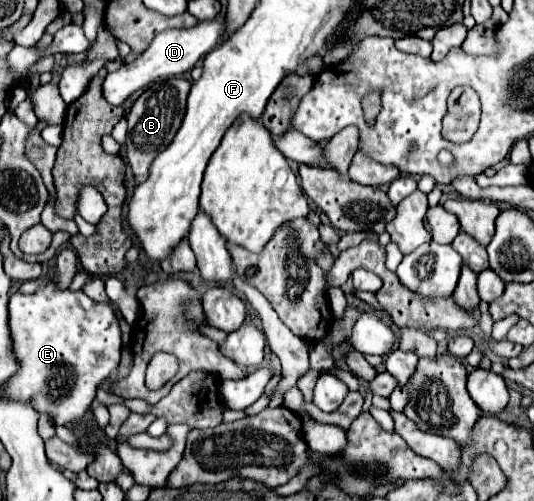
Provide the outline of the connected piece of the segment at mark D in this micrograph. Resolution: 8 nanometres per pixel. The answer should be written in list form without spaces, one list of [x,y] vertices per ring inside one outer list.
[[[216,17],[210,21],[200,21],[192,29],[172,29],[172,31],[160,33],[158,37],[154,37],[152,45],[142,55],[138,55],[132,63],[122,63],[118,71],[112,71],[104,77],[104,83],[102,83],[104,99],[112,105],[122,105],[134,91],[146,87],[148,83],[156,79],[176,77],[190,71],[202,55],[210,53],[220,43],[224,27],[226,27],[226,19]]]

